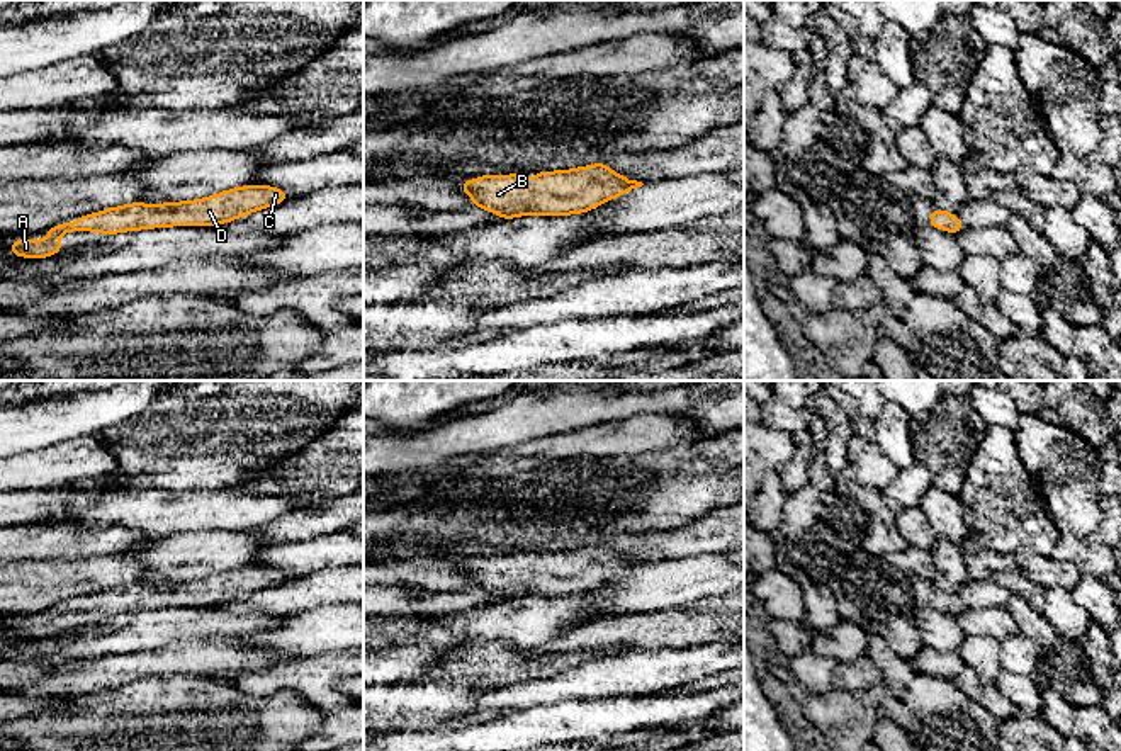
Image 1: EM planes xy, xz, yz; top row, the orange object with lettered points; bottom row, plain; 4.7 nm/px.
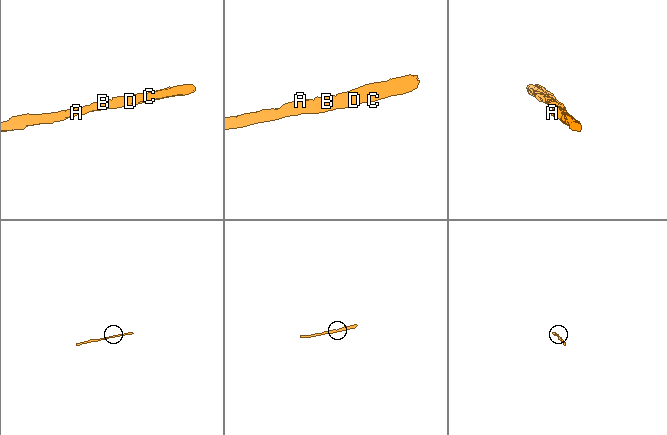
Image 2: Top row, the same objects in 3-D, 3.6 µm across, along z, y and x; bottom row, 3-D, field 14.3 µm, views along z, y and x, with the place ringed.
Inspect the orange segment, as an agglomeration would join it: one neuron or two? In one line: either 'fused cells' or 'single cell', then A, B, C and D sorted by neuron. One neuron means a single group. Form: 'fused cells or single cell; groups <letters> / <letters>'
single cell; groups A B C D

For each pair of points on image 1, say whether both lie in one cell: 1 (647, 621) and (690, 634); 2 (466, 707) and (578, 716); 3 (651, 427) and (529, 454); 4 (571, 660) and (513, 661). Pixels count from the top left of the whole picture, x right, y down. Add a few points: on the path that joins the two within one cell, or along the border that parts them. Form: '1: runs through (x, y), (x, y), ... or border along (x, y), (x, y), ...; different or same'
1: runs through (658, 629), (680, 629); same
2: border along (508, 712), (488, 721), (467, 722); different
3: runs through (620, 437), (559, 446); same
4: runs through (557, 663), (527, 665); same

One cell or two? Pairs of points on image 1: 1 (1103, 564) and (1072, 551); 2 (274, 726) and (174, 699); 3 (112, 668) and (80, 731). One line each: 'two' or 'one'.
1: one
2: one
3: two

